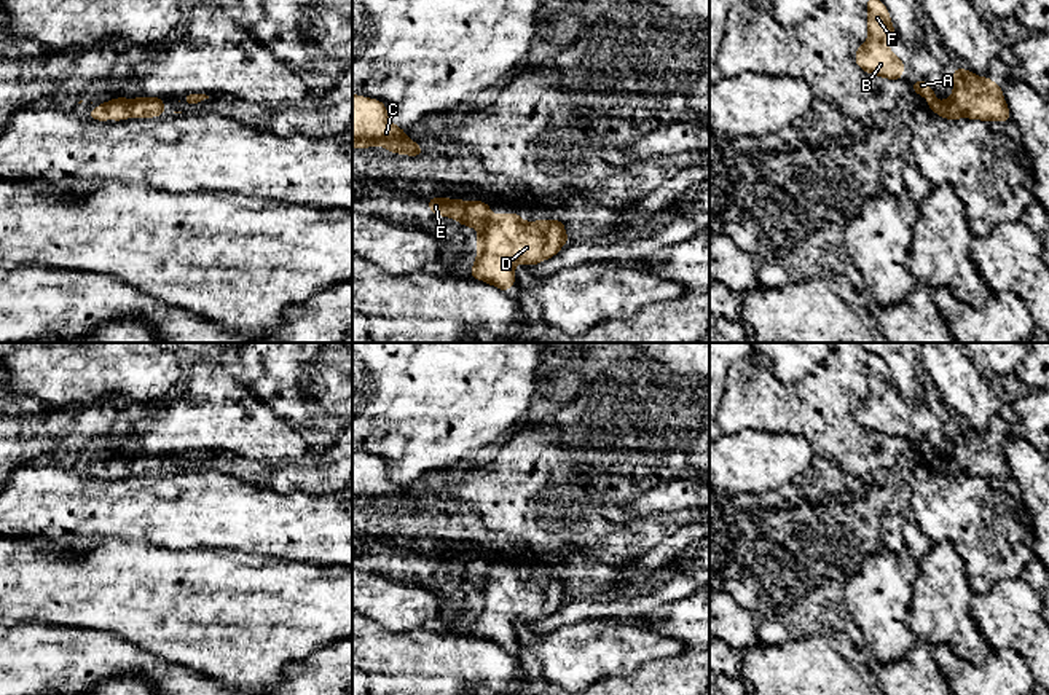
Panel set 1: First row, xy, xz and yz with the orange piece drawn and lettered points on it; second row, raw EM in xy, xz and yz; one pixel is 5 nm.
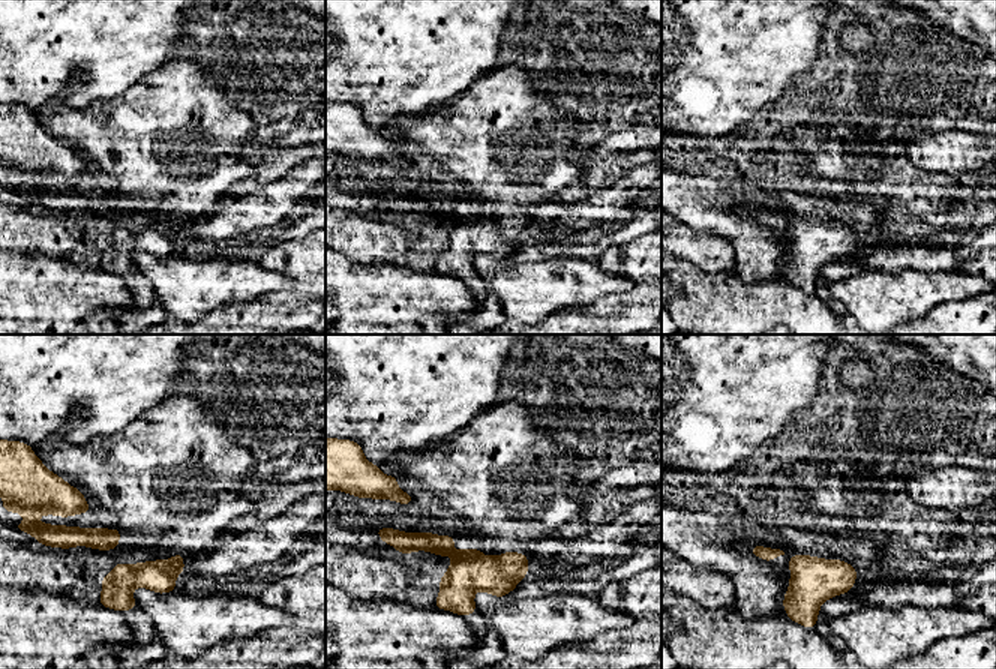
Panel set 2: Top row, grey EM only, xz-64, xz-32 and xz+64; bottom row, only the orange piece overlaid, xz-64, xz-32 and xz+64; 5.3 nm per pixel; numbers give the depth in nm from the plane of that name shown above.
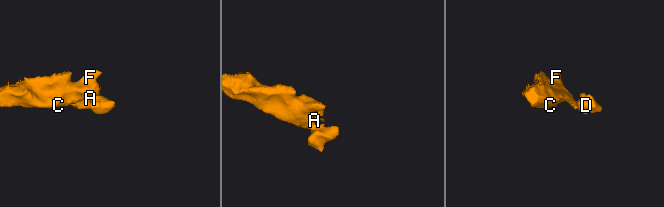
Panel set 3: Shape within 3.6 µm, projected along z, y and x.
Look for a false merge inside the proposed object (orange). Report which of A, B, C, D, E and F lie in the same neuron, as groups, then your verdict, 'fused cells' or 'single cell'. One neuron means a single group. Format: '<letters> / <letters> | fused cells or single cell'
A B C E F / D | fused cells

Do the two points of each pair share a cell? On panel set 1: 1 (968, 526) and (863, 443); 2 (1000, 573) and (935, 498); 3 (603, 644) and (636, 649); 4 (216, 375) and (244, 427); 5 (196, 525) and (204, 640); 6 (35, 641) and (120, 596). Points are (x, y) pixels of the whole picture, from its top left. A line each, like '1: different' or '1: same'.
1: different
2: same
3: same
4: same
5: different
6: different

